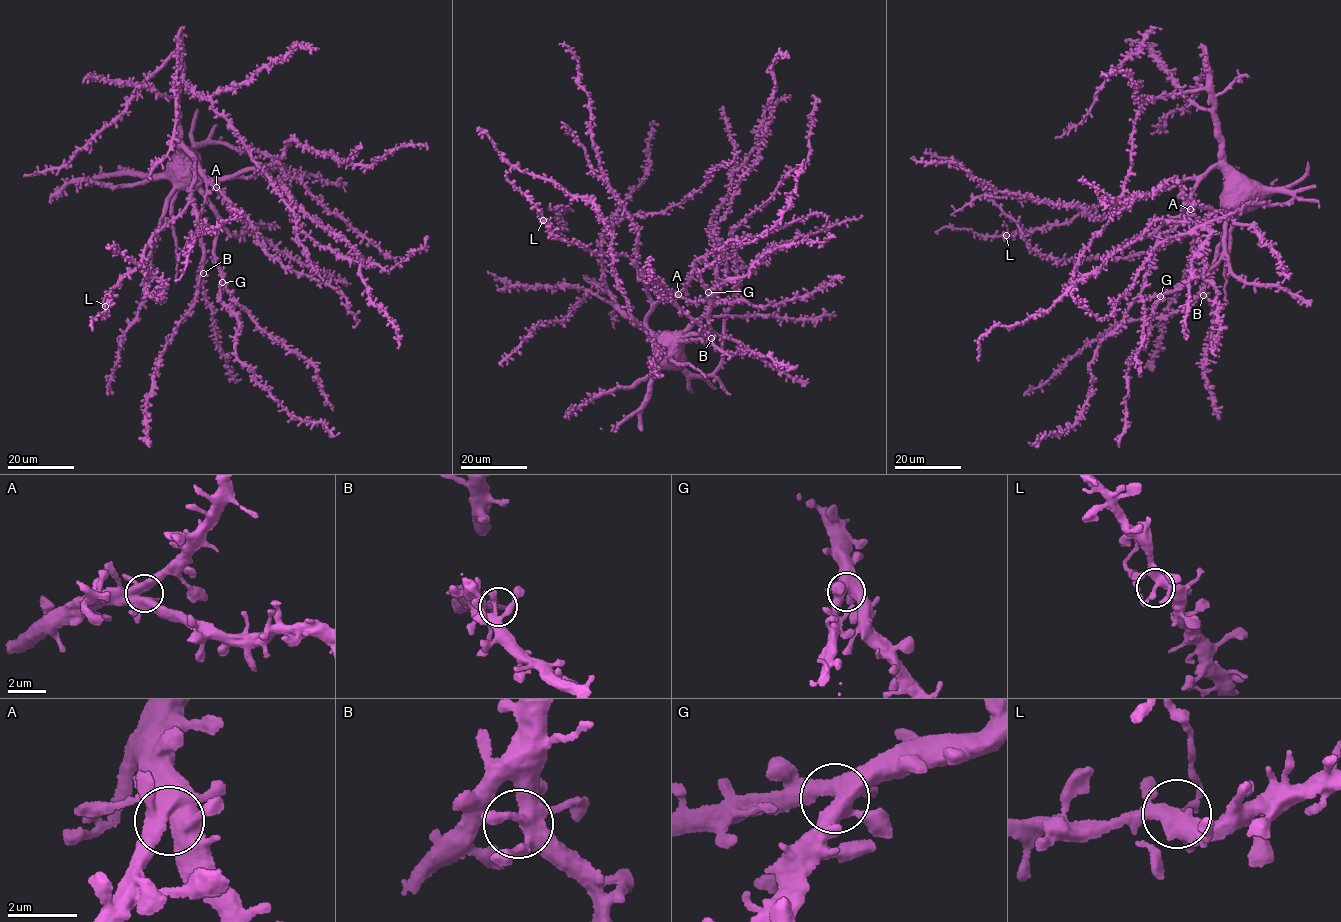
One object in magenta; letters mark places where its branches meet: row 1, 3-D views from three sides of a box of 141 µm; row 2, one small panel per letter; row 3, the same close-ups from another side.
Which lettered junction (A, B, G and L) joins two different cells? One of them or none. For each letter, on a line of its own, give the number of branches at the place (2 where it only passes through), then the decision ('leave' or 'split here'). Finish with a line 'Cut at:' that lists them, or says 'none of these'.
A: branches 6; leave
B: branches 4; leave
G: branches 5; leave
L: branches 5; split here
Cut at: L

